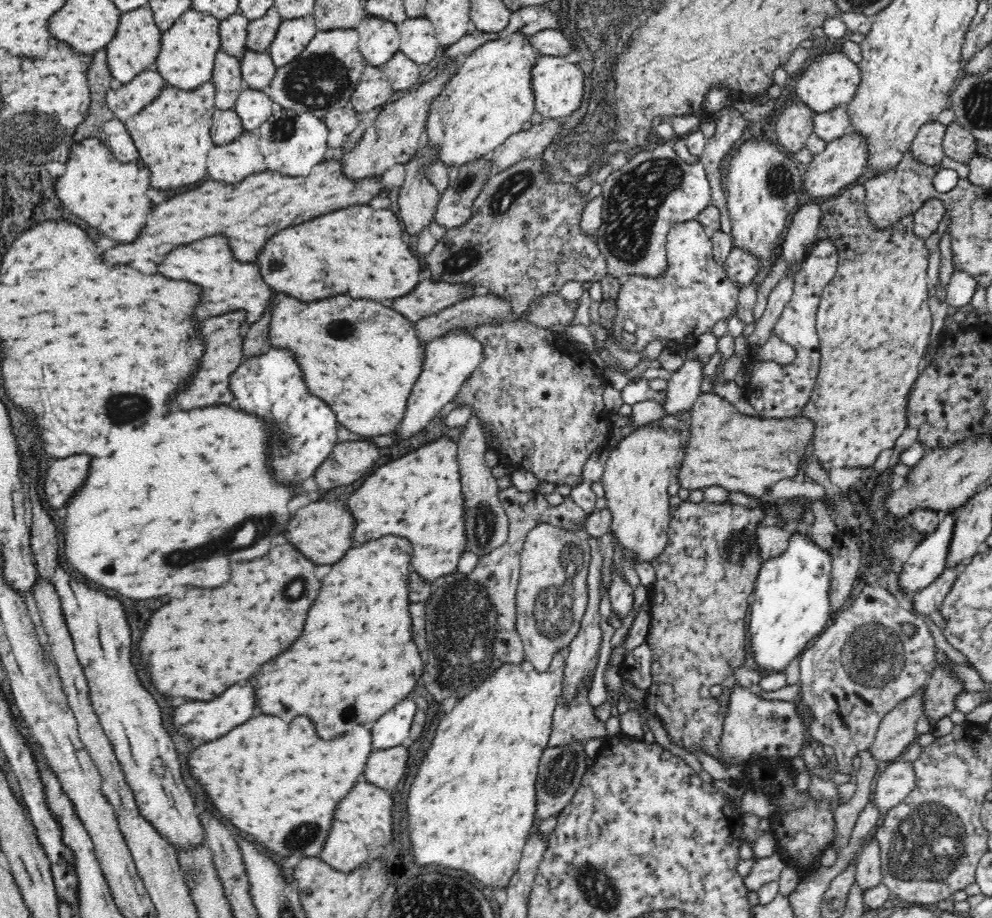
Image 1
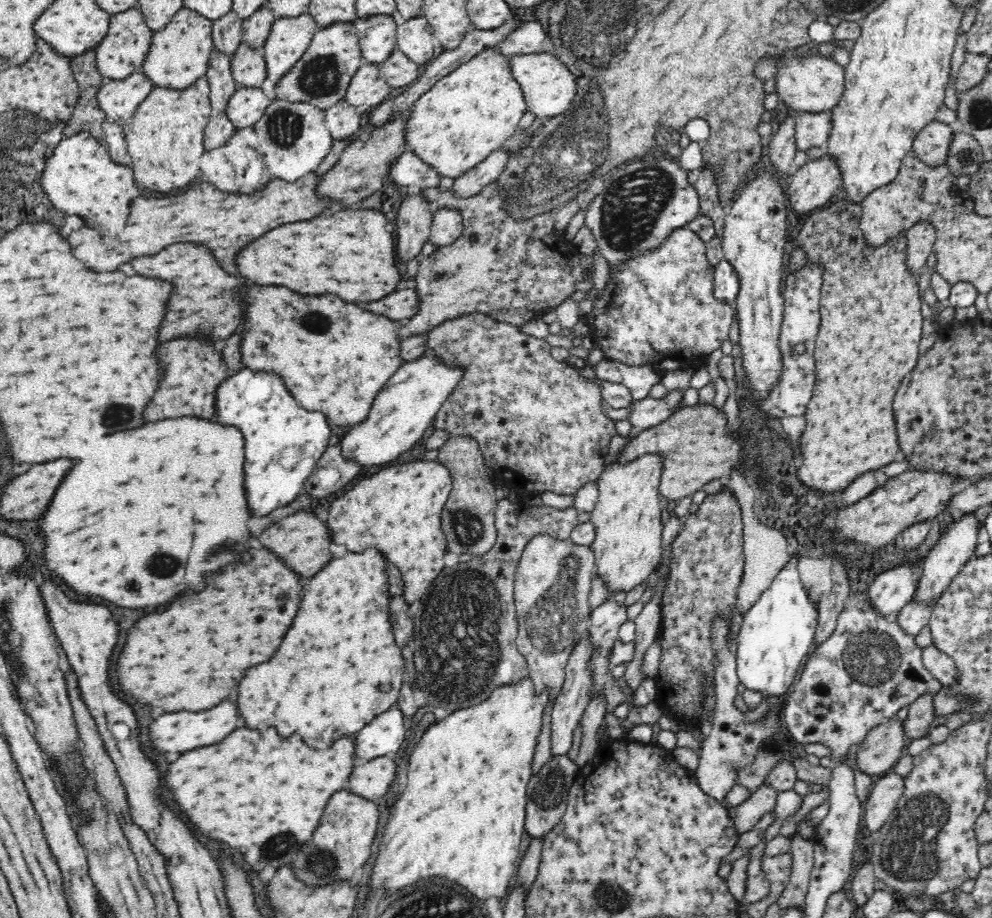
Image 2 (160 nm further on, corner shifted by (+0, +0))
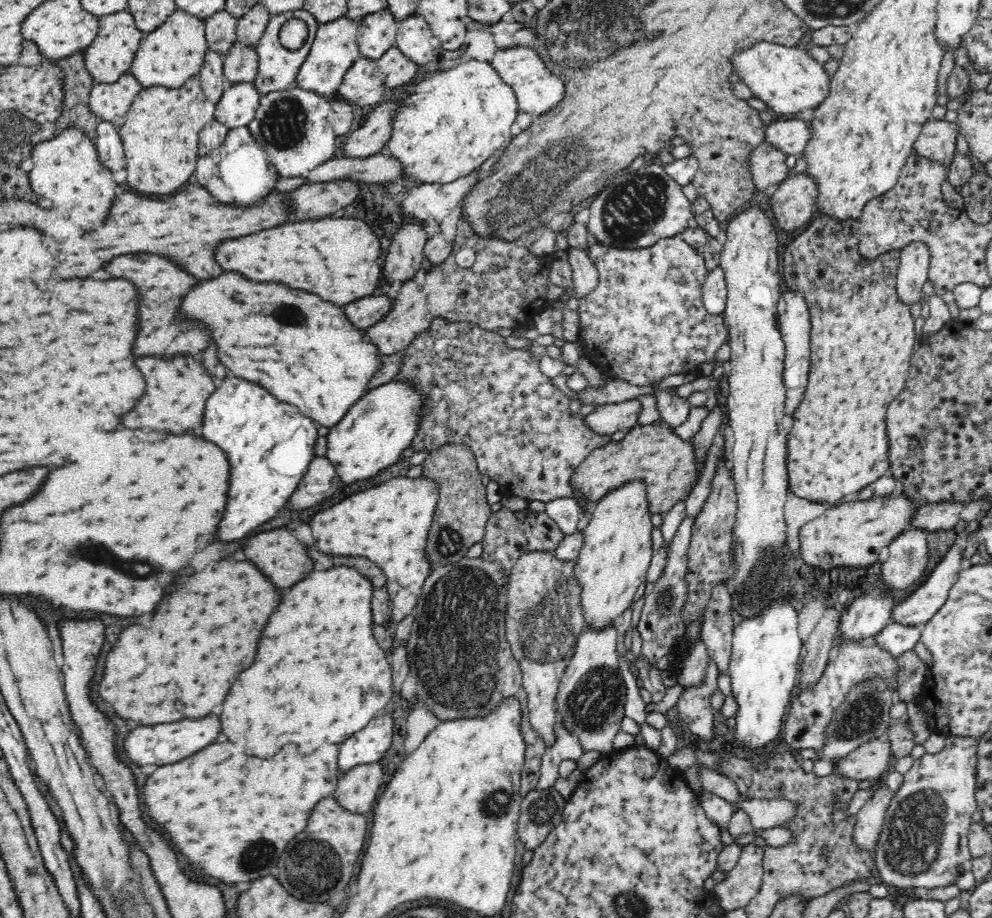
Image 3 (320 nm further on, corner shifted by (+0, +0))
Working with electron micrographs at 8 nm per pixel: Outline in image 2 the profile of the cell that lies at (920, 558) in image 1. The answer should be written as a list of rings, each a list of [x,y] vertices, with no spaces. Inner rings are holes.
[[[908,566],[880,574],[866,592],[867,602],[882,617],[898,614],[913,600],[920,574],[919,568]]]

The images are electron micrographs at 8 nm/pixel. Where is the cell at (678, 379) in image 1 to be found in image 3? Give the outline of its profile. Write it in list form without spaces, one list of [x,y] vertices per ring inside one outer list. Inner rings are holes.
[[[636,398],[619,403],[594,406],[594,410],[584,416],[584,425],[598,435],[608,435],[618,430],[631,430],[635,424],[640,403]]]

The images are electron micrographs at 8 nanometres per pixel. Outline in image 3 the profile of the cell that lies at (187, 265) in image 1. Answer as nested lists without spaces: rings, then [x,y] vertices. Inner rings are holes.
[[[126,254],[110,260],[110,264],[106,264],[104,270],[108,272],[110,278],[126,278],[134,282],[140,292],[140,302],[138,302],[140,318],[134,342],[136,356],[158,356],[164,359],[173,359],[182,355],[198,356],[208,346],[210,335],[206,330],[197,324],[181,324],[180,319],[176,319],[176,310],[180,306],[182,296],[199,282],[194,276],[180,270],[162,256],[154,254]]]

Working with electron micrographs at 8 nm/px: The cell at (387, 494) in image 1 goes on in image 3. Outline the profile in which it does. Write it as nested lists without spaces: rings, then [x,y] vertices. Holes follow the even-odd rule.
[[[396,477],[365,491],[358,491],[347,496],[332,507],[315,514],[309,522],[307,529],[313,533],[313,546],[316,546],[321,554],[329,558],[360,556],[372,561],[372,564],[380,569],[384,575],[388,603],[390,603],[390,620],[384,627],[396,627],[405,616],[410,614],[418,602],[418,597],[422,595],[423,585],[431,571],[430,563],[425,556],[425,549],[437,500],[438,489],[434,481],[424,479],[424,477],[416,479]]]

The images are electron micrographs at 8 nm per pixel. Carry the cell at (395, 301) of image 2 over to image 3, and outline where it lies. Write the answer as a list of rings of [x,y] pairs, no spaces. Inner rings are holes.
[[[370,295],[364,298],[358,298],[356,302],[344,306],[346,310],[346,318],[350,318],[356,329],[364,331],[366,328],[378,323],[383,316],[386,316],[390,308],[390,299],[386,295]]]

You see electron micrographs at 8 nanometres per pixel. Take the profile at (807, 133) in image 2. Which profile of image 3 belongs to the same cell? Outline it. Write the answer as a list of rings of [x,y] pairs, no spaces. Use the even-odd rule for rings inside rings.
[[[777,120],[767,126],[764,141],[785,155],[800,155],[808,144],[810,126],[804,120]]]

